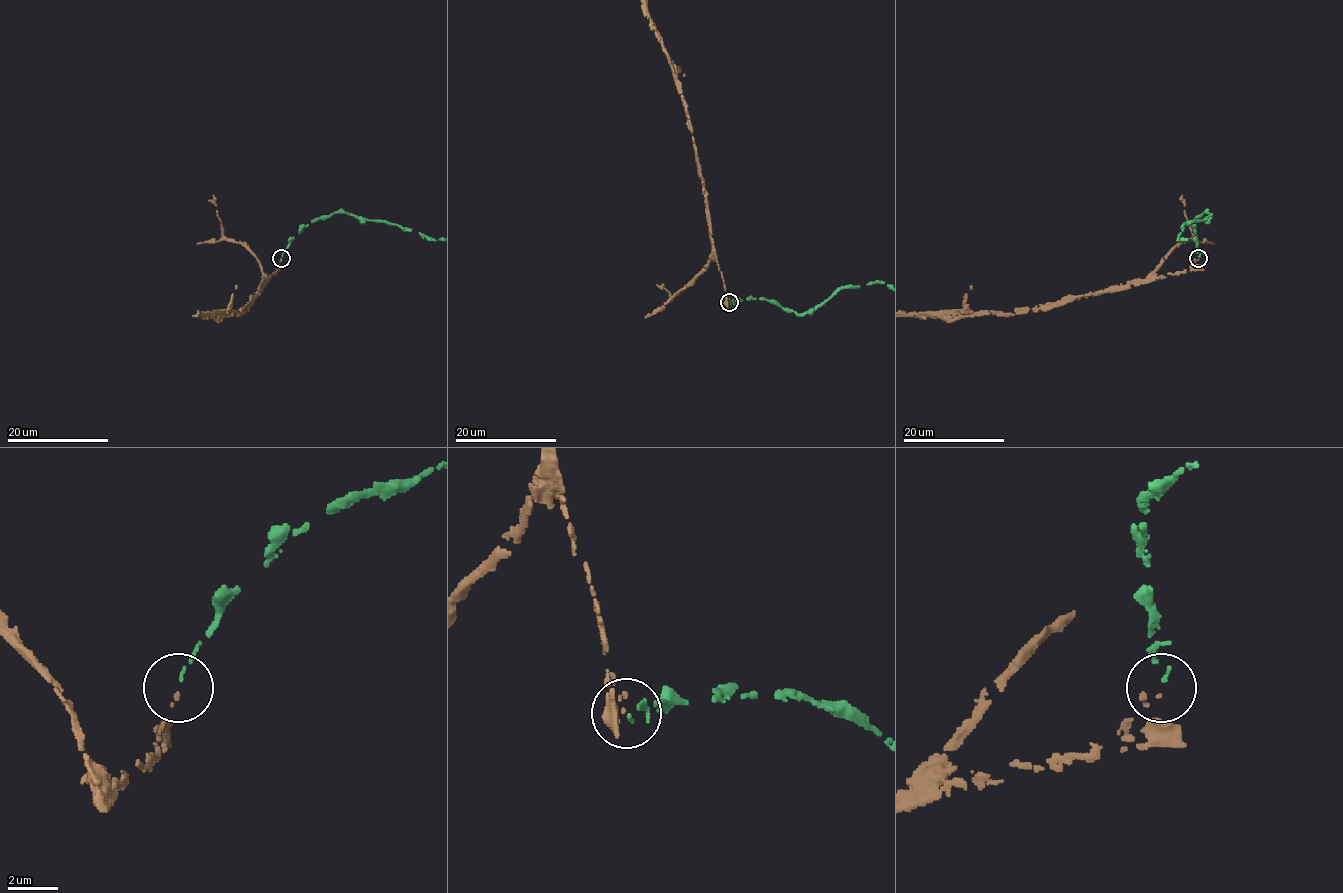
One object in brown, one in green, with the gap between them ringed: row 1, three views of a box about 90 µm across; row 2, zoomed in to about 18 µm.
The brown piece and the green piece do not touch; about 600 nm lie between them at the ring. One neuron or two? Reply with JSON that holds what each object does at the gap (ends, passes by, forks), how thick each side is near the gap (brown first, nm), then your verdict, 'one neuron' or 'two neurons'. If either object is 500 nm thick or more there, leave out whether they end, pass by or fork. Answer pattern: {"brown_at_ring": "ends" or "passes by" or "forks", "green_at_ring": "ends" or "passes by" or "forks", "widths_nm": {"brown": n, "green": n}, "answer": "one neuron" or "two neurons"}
{"brown_at_ring": "ends", "green_at_ring": "ends", "widths_nm": {"brown": 70, "green": 110}, "answer": "one neuron"}

